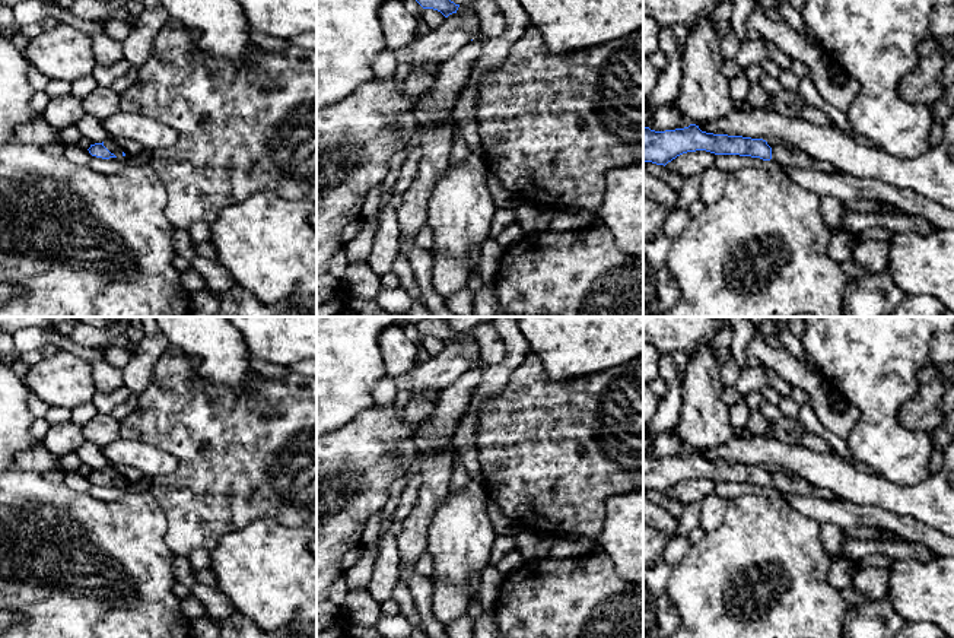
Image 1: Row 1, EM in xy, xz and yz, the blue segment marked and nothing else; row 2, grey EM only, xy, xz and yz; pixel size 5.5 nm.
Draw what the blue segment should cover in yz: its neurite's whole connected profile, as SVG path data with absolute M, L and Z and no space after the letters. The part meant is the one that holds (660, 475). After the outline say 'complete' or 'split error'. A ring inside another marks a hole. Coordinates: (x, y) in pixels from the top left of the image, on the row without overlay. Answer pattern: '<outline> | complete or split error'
M696 451L684 456L655 458L643 454L643 489L667 492L677 483L706 477L715 482L740 482L773 486L780 493L810 495L820 499L834 499L836 495L814 486L805 479L783 472L770 474L763 466L706 460Z | split error

